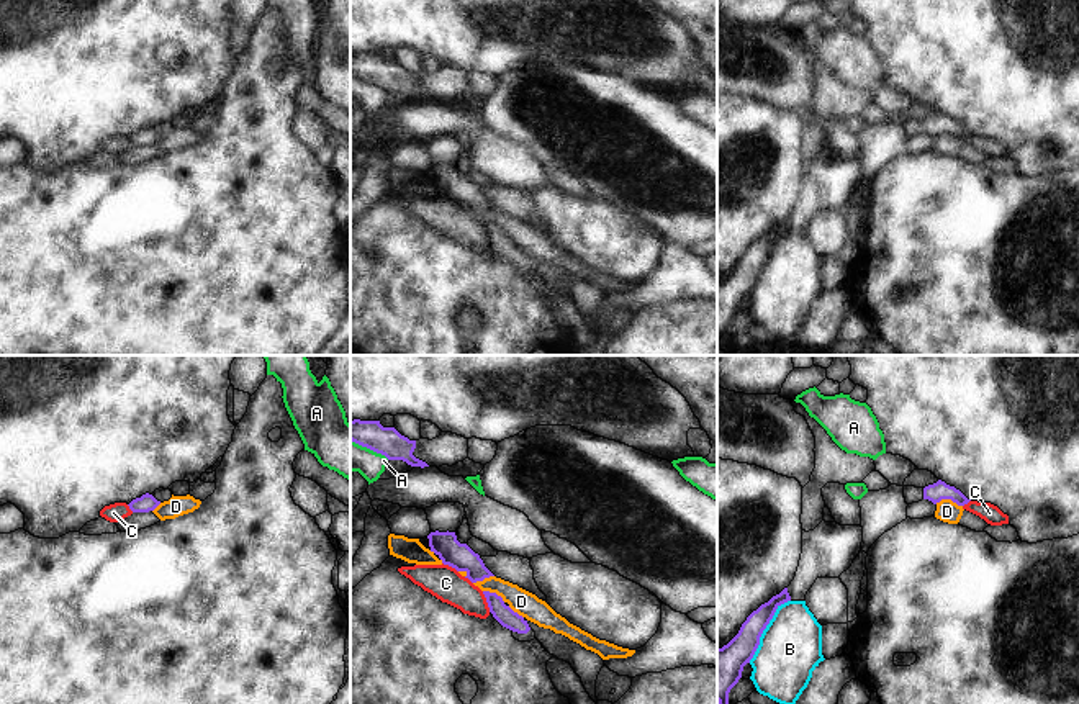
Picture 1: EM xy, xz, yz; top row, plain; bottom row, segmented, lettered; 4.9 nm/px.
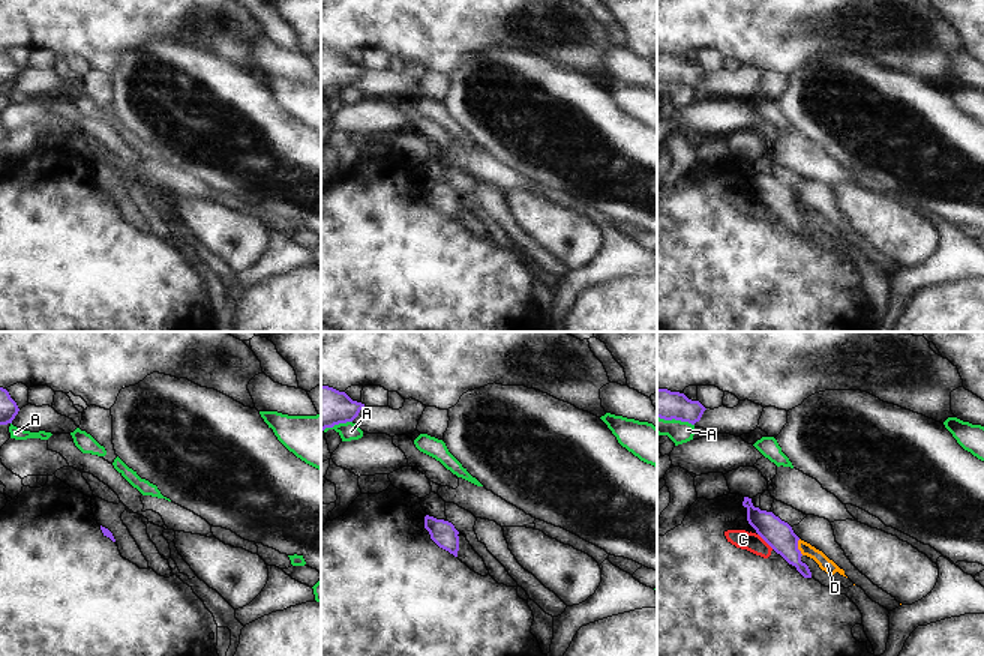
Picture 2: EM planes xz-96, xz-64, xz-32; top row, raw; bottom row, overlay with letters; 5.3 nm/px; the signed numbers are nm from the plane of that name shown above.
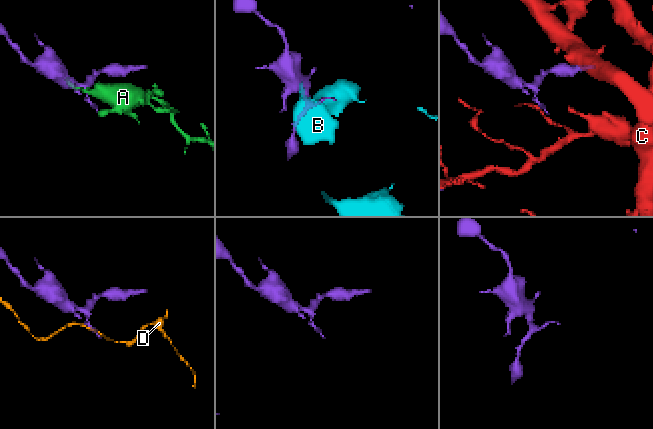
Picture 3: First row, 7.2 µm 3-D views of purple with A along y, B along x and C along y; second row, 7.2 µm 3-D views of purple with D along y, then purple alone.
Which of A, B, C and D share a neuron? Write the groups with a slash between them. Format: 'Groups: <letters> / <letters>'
Groups: A / B / C / D.

